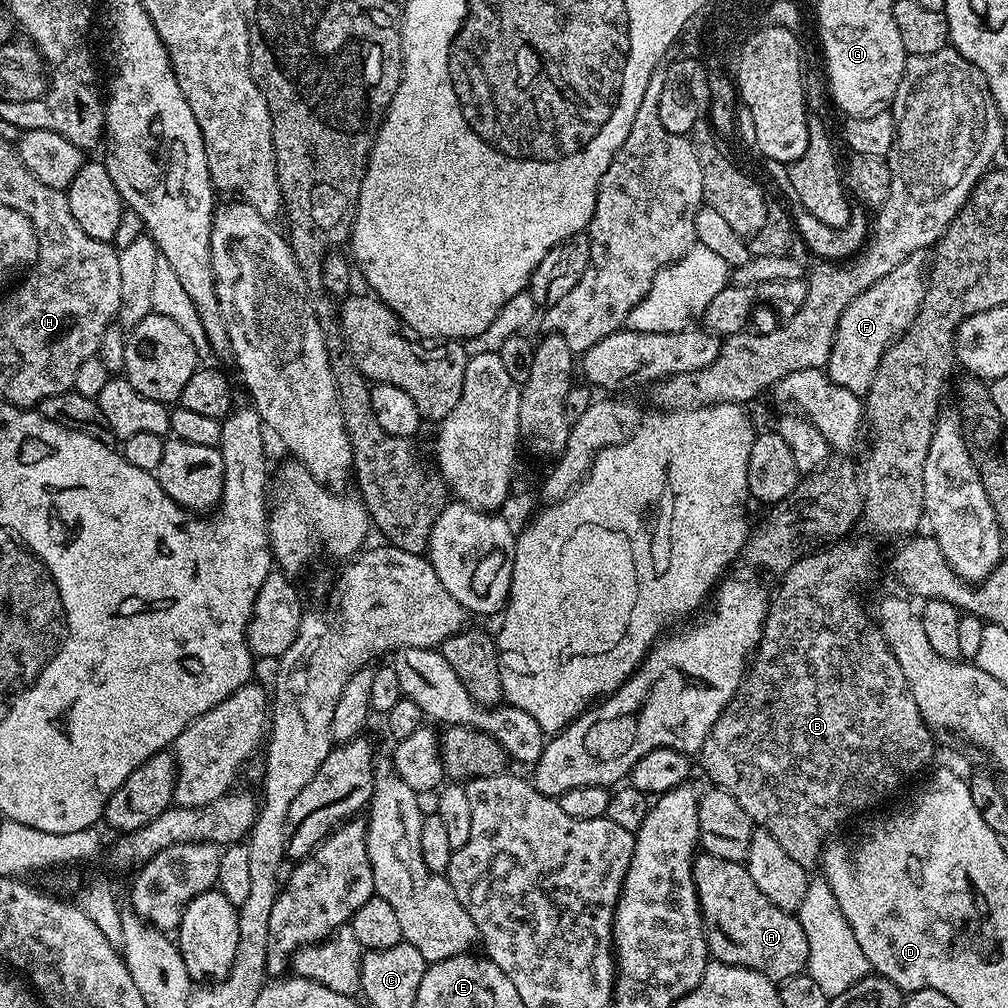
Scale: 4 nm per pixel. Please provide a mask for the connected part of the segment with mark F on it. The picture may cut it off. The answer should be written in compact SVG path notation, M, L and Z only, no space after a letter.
M915 252L906 258L886 278L874 282L870 290L862 290L842 314L836 327L834 342L826 365L826 375L838 386L857 394L867 393L870 382L882 362L882 354L896 337L908 331L912 319L922 306L926 287L926 273L930 260L924 252Z

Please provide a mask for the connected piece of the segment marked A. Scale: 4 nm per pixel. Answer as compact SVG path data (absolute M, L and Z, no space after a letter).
M700 854L697 855L695 864L692 865L690 880L694 885L695 903L699 904L700 912L704 916L708 951L715 963L749 968L773 982L790 980L807 969L810 946L806 940L806 930L802 930L800 925L799 915L774 906L774 902L770 902L770 898L766 898L766 894L758 890L754 878L750 878L748 869L743 863Z

